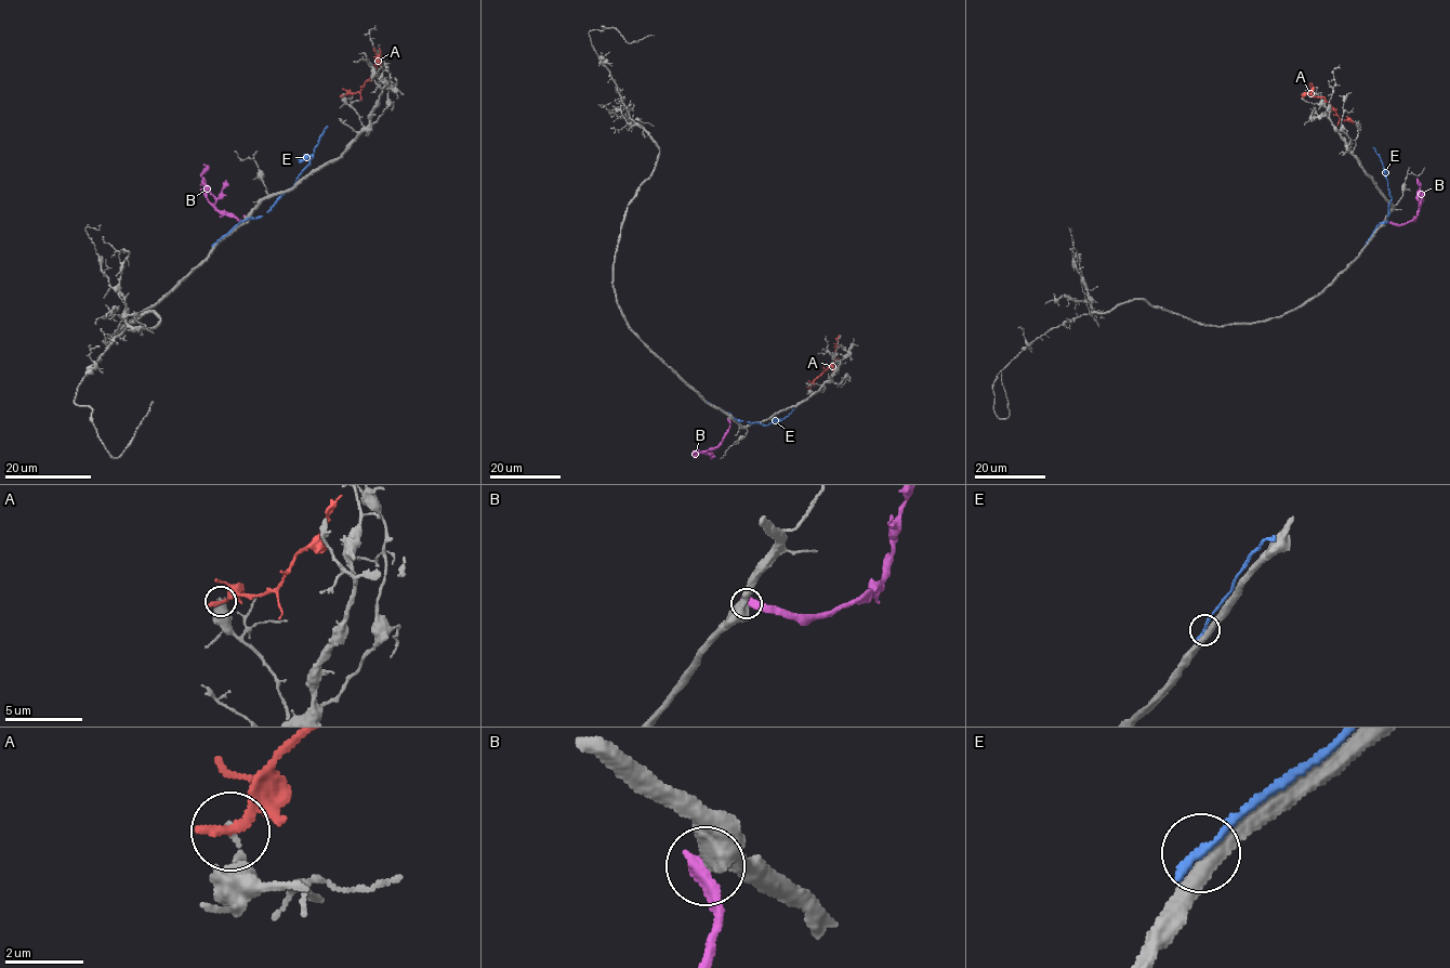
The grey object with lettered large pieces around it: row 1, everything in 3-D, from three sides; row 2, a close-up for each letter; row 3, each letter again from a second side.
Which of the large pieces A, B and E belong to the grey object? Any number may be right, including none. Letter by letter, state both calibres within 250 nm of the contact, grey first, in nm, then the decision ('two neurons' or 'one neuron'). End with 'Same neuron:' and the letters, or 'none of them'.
A: calibres 180 and 300 nm; two neurons
B: calibres 500 and 440 nm; two neurons
E: calibres 400 and 240 nm; two neurons
Same neuron: none of them

